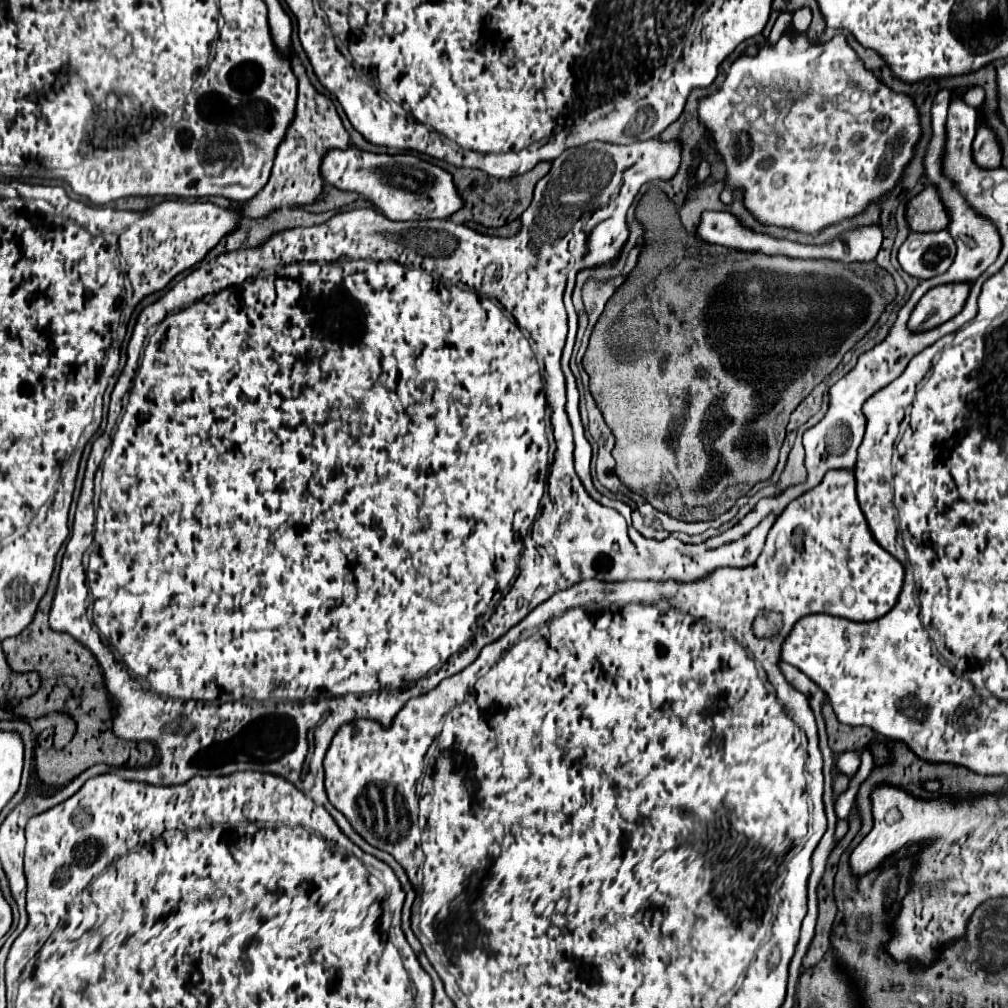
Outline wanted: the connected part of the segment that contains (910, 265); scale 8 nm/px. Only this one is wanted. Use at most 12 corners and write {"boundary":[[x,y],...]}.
{"boundary":[[947,229],[911,233],[901,267],[931,279],[951,267],[955,241]]}

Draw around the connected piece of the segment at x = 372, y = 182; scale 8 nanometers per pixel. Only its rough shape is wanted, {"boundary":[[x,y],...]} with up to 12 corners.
{"boundary":[[329,151],[329,185],[391,221],[465,205],[445,169],[415,155]]}

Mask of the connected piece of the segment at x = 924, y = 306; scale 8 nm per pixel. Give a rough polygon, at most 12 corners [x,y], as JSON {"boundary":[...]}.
{"boundary":[[945,283],[917,303],[909,327],[927,331],[963,309],[971,283]]}

